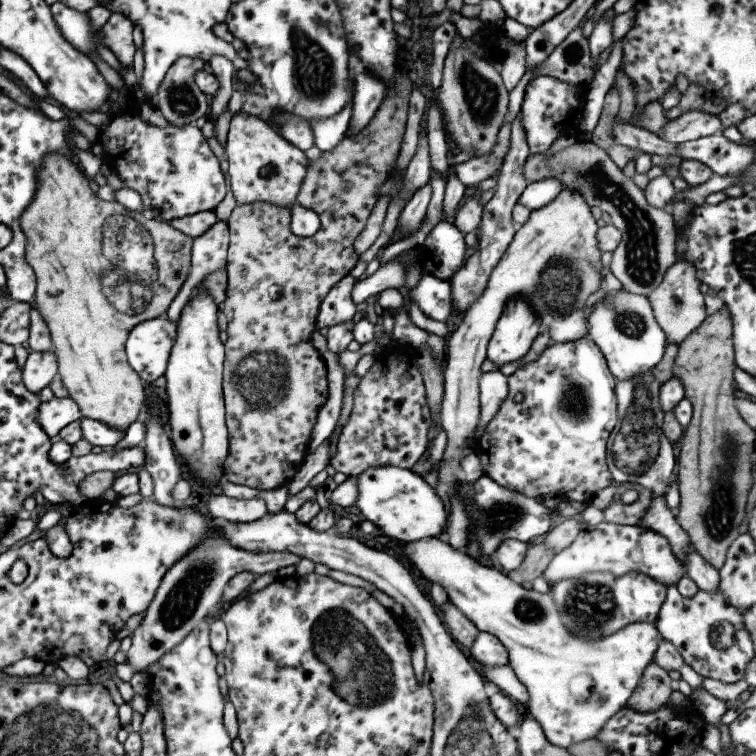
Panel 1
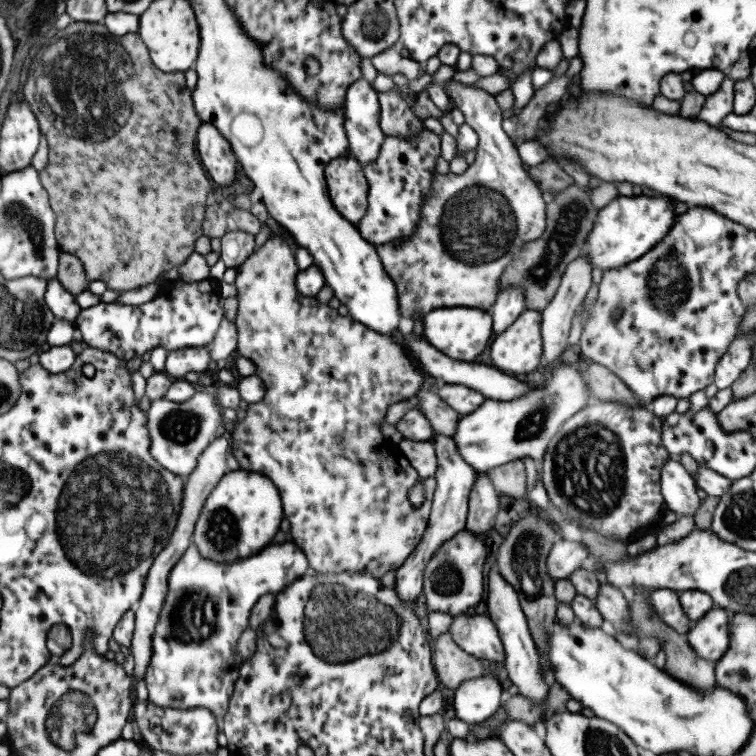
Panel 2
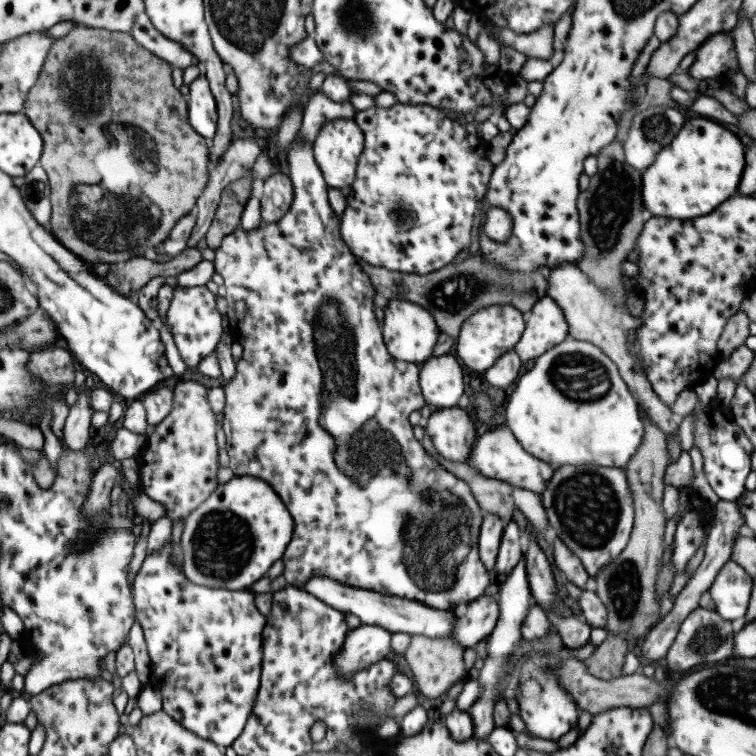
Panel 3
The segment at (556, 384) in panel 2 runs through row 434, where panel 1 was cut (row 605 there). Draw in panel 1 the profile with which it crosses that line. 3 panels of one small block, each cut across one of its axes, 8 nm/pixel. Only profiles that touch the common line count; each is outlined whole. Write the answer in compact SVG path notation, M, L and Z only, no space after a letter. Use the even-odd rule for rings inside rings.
M437 536L404 543L402 552L421 572L423 578L445 590L448 601L460 610L478 631L488 632L501 641L508 652L507 664L528 692L527 712L522 714L535 719L542 728L544 737L553 746L562 749L594 738L606 720L626 706L631 691L639 682L642 670L652 662L657 645L664 639L654 623L648 622L628 624L596 641L580 639L569 634L569 631L565 632L566 628L559 624L559 616L549 594L524 589L515 584L505 572L489 567L466 551L451 548L447 543L439 541Z

